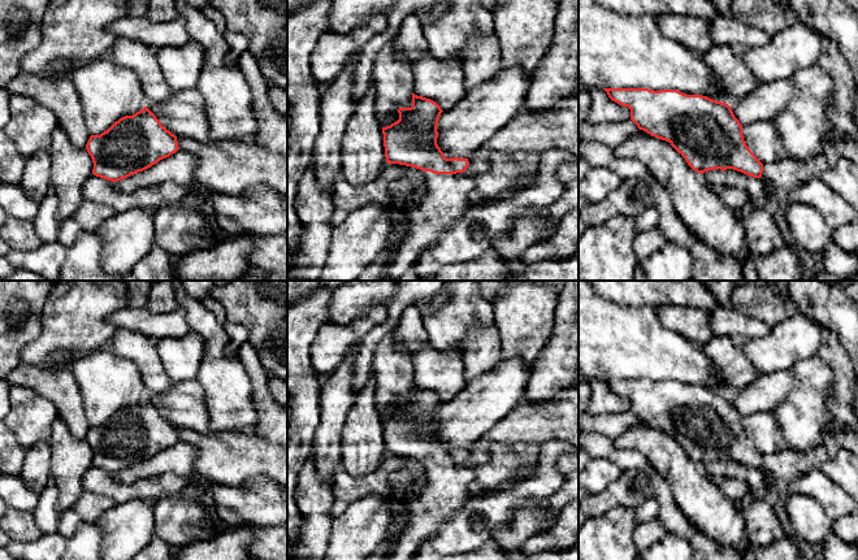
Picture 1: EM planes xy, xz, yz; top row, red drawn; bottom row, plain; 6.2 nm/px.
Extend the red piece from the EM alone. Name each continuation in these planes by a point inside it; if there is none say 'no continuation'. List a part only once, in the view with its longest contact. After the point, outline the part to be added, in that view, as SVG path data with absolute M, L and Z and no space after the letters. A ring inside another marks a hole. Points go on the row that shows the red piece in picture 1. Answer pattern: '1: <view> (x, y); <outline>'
1: xz (445, 200); M425 172L426 186L419 204L408 212L408 233L399 239L384 269L385 281L403 275L417 261L417 253L454 226L472 207L468 196L474 178L468 174L434 174Z

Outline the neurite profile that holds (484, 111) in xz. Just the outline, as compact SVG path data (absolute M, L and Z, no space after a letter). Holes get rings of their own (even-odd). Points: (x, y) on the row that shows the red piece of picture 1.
M502 68L490 81L467 91L451 110L442 112L437 126L437 144L445 157L468 159L472 152L481 149L482 144L524 110L532 81L533 73L528 74L521 68Z

